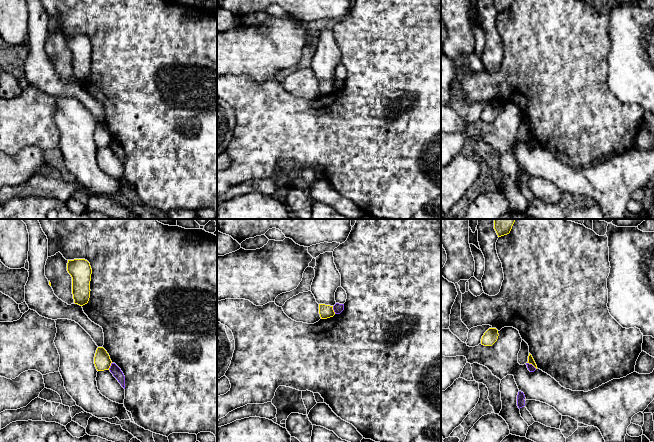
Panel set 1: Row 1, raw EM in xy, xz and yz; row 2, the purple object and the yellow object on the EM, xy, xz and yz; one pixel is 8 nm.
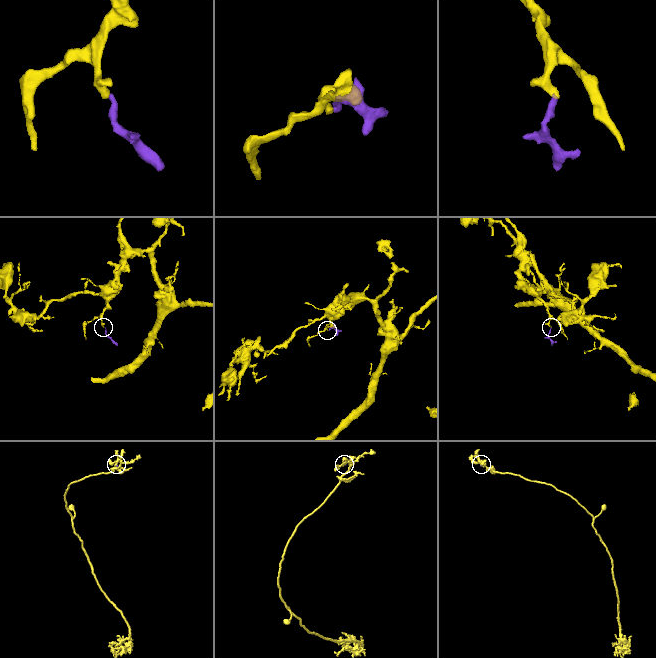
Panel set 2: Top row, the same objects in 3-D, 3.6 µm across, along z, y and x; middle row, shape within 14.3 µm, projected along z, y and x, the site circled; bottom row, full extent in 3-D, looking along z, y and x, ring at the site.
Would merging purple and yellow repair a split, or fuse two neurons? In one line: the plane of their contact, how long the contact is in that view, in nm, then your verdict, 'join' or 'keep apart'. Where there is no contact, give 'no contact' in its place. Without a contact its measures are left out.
xz | 70 nm | keep apart

